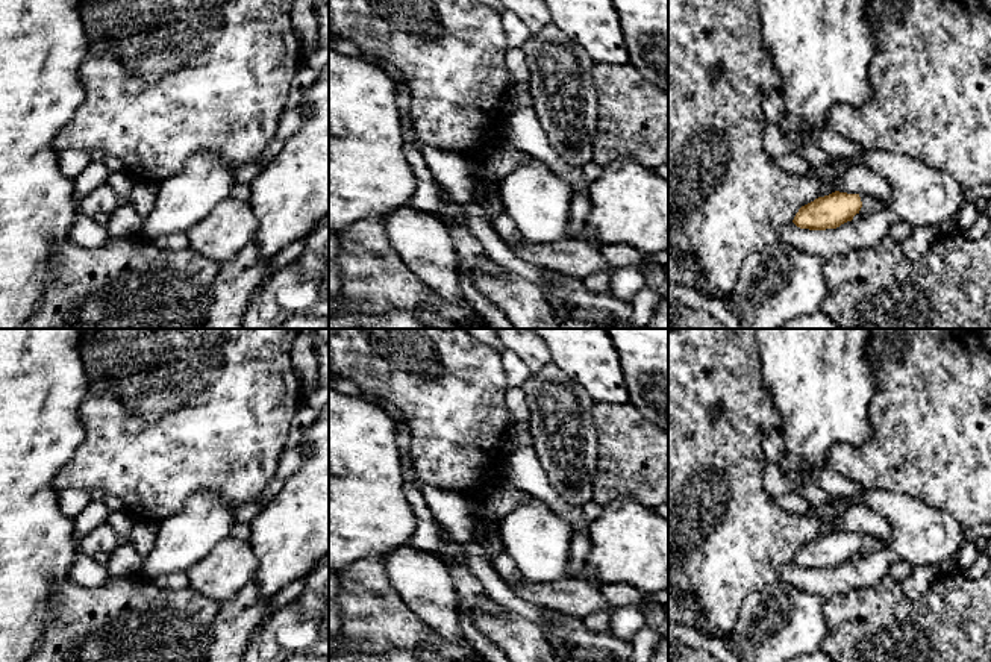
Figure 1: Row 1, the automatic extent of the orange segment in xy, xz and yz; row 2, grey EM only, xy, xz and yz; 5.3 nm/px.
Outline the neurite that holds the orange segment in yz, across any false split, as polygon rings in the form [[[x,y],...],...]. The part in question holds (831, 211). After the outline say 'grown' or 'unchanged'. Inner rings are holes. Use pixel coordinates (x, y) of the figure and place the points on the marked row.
[[[835,191],[802,206],[792,223],[800,229],[836,229],[852,221],[856,214],[868,217],[889,208],[889,201],[876,200],[867,194],[847,194]]] | grown

